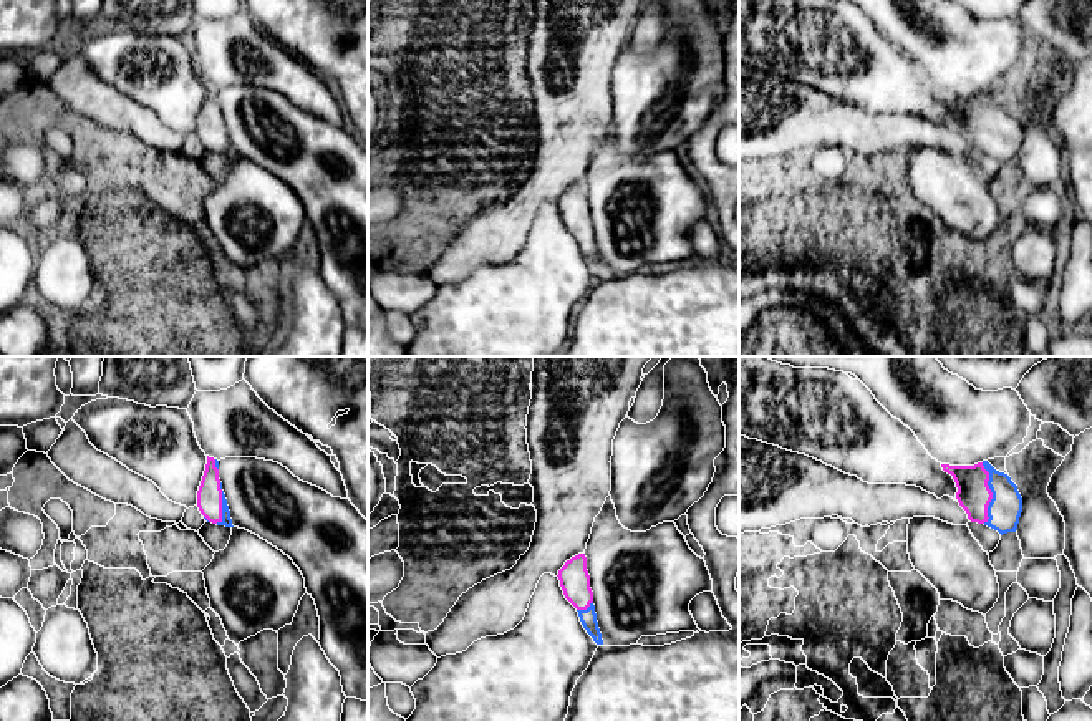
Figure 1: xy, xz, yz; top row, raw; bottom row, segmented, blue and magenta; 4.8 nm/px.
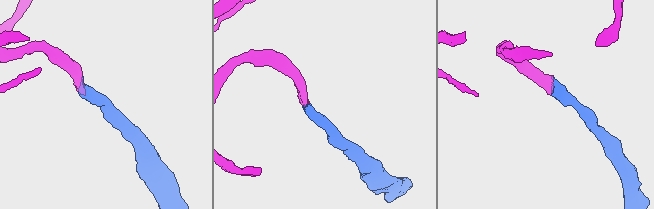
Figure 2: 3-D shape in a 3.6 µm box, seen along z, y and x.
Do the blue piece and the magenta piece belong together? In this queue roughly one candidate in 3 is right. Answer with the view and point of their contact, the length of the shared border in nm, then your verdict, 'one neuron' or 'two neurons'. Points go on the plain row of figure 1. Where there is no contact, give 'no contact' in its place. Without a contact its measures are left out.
yz (991, 120) | 300 nm | one neuron

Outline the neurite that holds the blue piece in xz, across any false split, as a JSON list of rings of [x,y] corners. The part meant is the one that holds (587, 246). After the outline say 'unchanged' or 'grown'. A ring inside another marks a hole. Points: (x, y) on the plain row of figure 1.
[[[578,182],[567,189],[565,194],[558,199],[557,206],[560,209],[565,227],[577,237],[587,262],[597,273],[603,273],[597,250],[585,182]]] | grown

